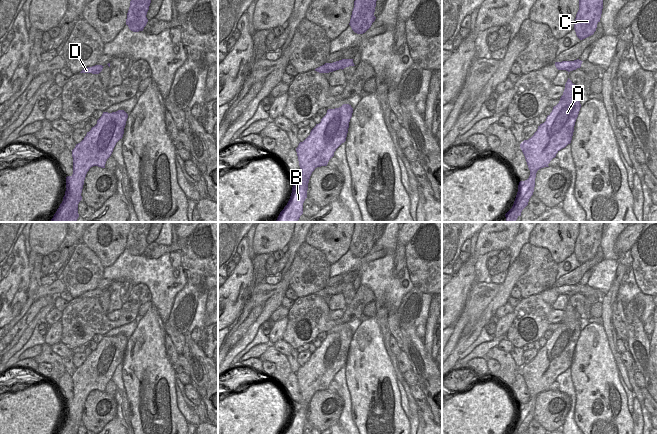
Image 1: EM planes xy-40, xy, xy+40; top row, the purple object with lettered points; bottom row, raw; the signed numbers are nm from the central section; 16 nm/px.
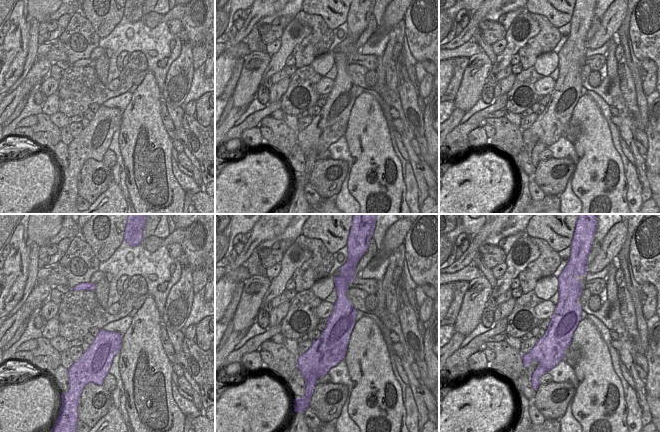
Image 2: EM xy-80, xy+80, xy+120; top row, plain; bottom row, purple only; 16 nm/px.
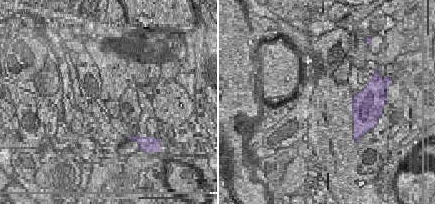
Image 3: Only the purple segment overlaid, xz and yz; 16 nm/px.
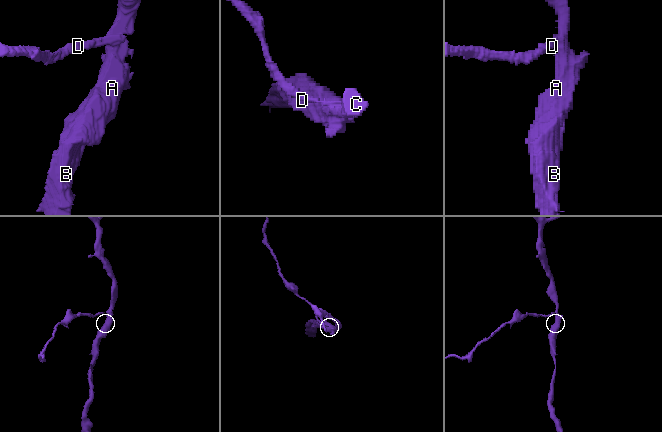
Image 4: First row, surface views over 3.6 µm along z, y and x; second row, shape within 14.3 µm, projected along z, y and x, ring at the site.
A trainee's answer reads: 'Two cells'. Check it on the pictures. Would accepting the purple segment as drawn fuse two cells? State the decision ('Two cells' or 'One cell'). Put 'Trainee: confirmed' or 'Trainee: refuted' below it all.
Two cells
Trainee: confirmed

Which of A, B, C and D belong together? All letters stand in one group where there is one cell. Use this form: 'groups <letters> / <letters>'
groups A B C / D

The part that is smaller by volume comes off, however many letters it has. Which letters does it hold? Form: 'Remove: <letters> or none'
Remove: D

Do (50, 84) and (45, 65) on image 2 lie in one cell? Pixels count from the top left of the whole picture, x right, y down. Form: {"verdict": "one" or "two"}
{"verdict": "two"}

